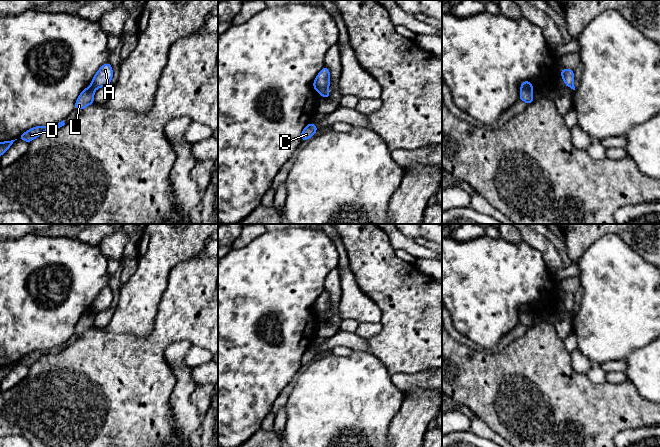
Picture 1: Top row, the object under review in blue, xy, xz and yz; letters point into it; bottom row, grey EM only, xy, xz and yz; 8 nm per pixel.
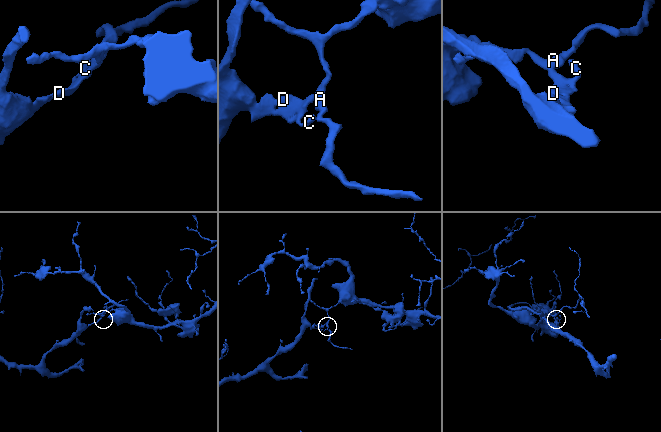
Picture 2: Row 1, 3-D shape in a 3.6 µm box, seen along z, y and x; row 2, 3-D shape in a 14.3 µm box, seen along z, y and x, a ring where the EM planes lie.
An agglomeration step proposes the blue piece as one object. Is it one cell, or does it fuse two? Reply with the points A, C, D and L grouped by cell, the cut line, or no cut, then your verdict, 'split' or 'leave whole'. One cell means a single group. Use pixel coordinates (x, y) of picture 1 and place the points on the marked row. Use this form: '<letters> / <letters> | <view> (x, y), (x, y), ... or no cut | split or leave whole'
A / C D L | yz (521, 87), (532, 88) | split

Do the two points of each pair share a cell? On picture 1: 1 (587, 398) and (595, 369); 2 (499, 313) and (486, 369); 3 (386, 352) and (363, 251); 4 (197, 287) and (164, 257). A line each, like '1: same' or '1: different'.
1: different
2: different
3: same
4: different

